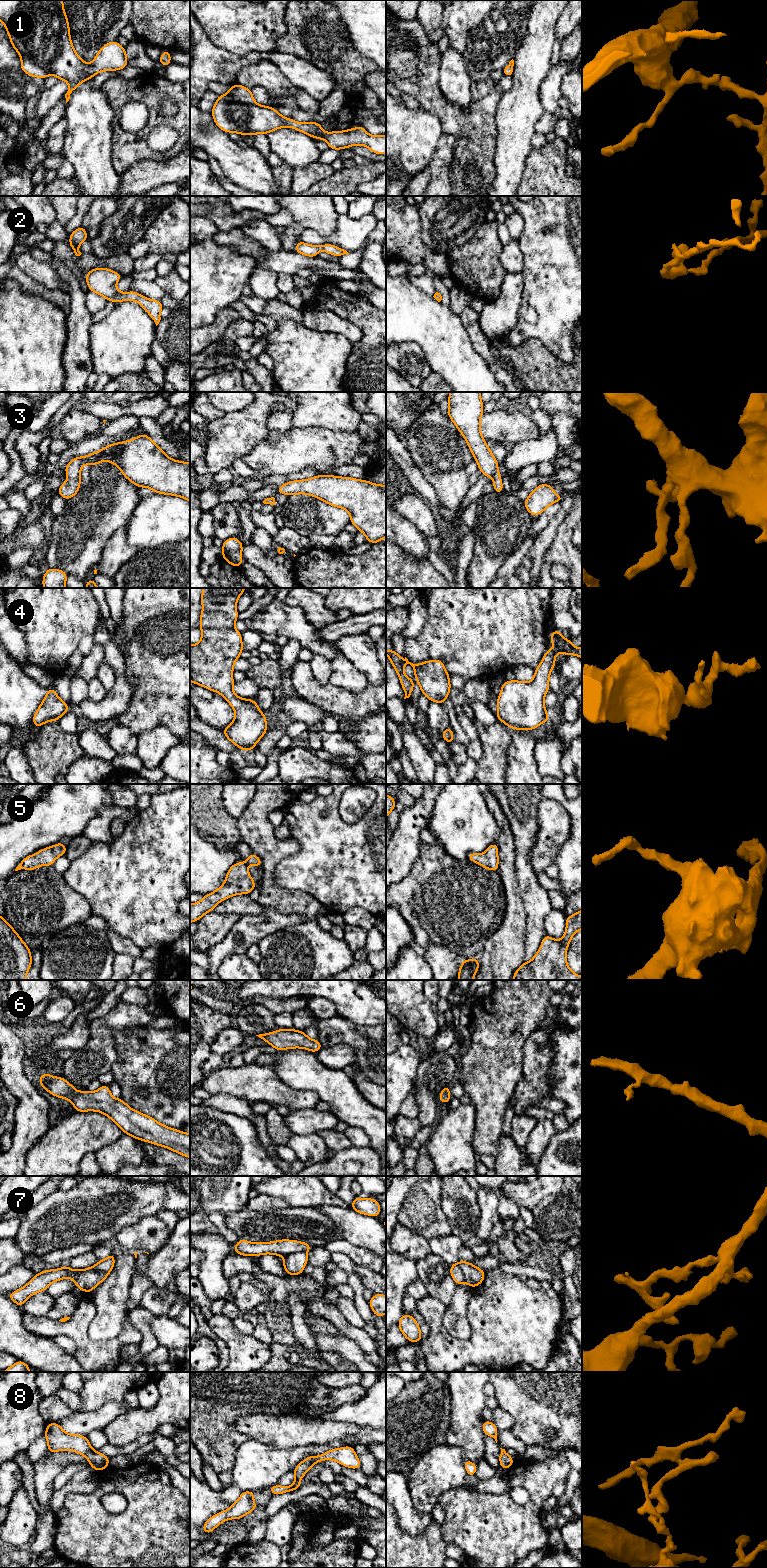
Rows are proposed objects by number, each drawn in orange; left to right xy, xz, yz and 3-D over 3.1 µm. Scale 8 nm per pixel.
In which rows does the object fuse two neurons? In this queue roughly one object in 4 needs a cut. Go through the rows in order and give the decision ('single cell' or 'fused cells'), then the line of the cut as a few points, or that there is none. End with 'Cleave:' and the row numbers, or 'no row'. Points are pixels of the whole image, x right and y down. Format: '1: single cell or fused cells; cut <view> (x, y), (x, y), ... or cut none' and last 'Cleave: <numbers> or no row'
1: single cell; cut none
2: single cell; cut none
3: single cell; cut none
4: single cell; cut none
5: single cell; cut none
6: single cell; cut none
7: fused cells; cut xz (305, 1251), (291, 1253), (285, 1257)
8: single cell; cut none
Cleave: 7

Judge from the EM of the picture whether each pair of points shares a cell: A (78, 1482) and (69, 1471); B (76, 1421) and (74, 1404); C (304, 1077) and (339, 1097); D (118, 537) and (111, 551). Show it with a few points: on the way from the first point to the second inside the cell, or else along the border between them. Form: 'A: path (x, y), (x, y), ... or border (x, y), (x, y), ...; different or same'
A: border (89, 1465), (77, 1471), (59, 1489), (55, 1490); different
B: border (73, 1411), (78, 1412); different
C: path (313, 1077), (322, 1080), (330, 1088); same
D: path (118, 540), (114, 548); same

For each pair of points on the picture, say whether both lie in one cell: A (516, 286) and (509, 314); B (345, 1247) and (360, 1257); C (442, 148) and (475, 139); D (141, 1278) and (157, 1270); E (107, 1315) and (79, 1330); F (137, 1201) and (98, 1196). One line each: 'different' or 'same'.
A: same
B: same
C: different
D: different
E: different
F: same

